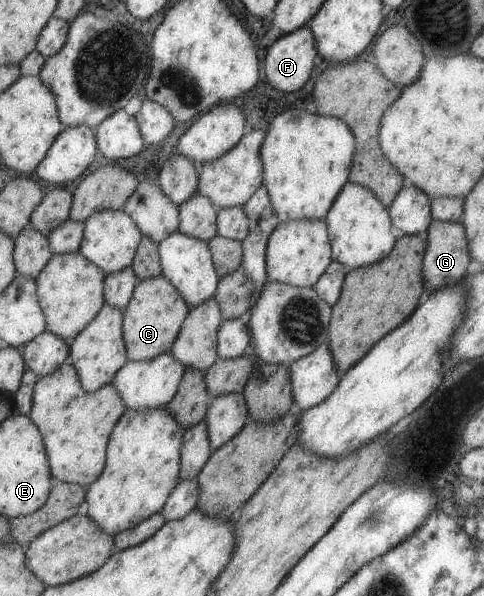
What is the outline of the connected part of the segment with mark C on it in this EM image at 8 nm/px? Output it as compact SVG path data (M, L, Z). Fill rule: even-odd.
M162 274L150 279L138 281L134 288L131 300L123 310L123 336L129 361L146 361L171 350L183 321L189 314L190 306L183 295Z

